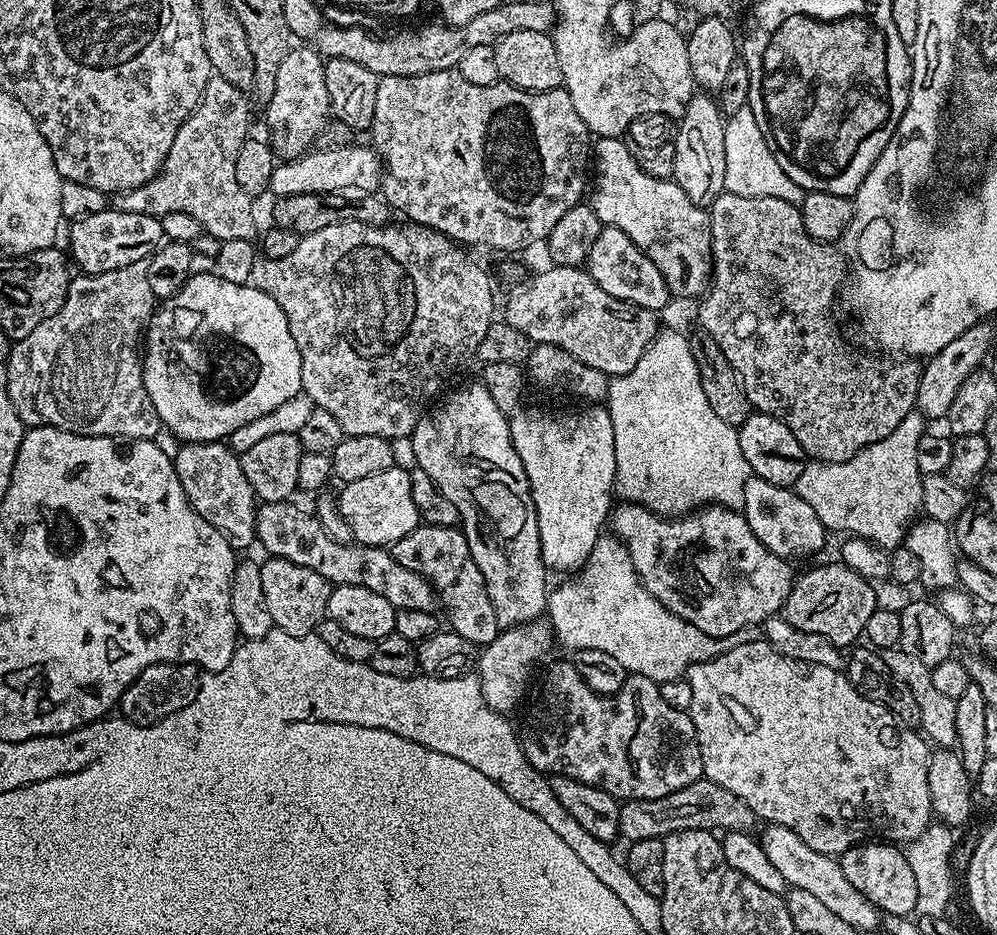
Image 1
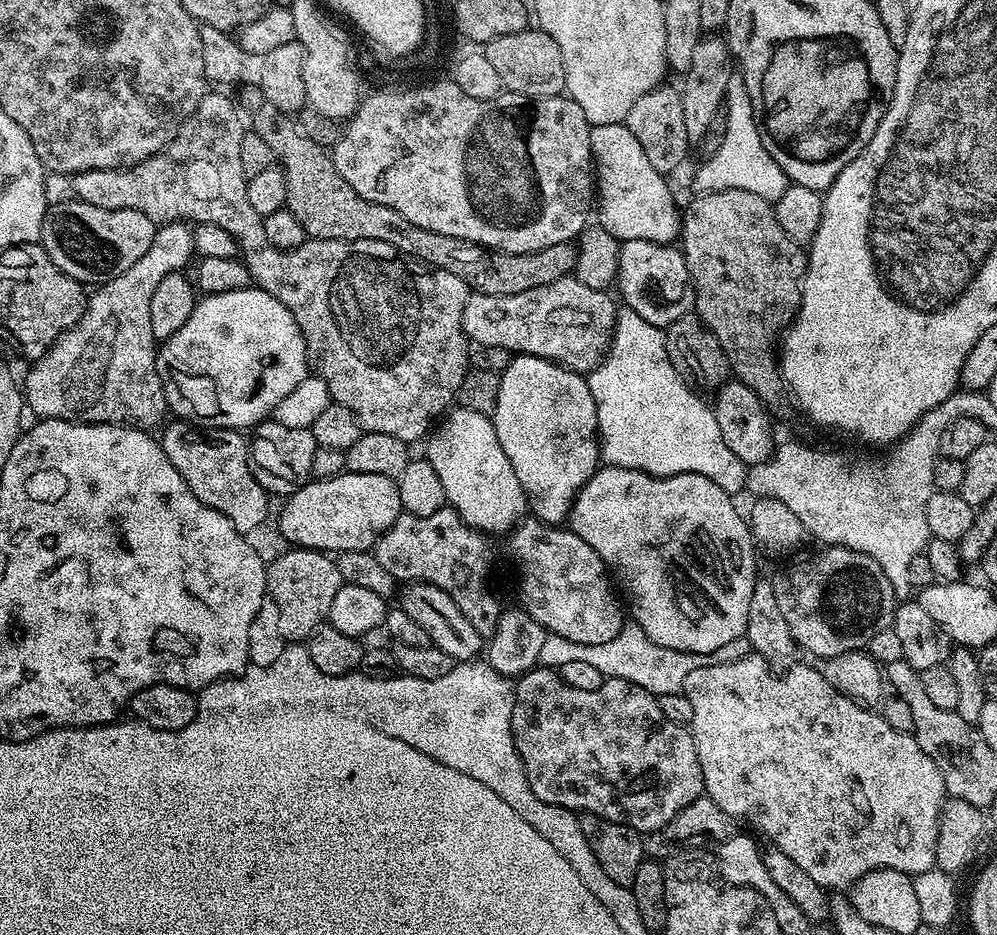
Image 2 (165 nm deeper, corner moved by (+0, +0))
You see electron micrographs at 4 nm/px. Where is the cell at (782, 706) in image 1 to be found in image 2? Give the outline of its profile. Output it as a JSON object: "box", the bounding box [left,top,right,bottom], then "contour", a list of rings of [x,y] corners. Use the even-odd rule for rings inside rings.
{"box":[684,654,946,890],"contour":[[[755,654],[739,656],[736,660],[721,659],[710,666],[702,666],[687,676],[684,683],[684,696],[690,698],[690,706],[694,709],[694,718],[690,731],[694,738],[694,750],[698,750],[698,766],[702,766],[704,790],[708,797],[726,814],[736,817],[737,821],[749,820],[755,831],[767,843],[778,846],[782,854],[787,854],[796,865],[806,870],[814,882],[825,890],[848,890],[868,872],[879,868],[889,868],[906,872],[916,877],[920,872],[930,871],[936,864],[936,847],[938,846],[938,830],[940,829],[940,811],[944,808],[946,793],[942,774],[938,766],[918,746],[916,737],[911,732],[899,732],[890,726],[878,714],[869,708],[856,704],[849,696],[843,696],[830,682],[826,682],[823,671],[812,668],[800,668],[797,672],[788,672],[784,677],[775,676],[771,672],[769,661]]]}

